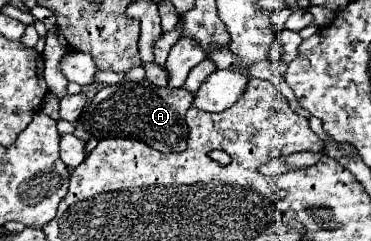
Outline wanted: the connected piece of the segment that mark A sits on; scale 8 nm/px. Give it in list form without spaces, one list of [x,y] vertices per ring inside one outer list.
[[[117,83],[103,87],[95,93],[93,101],[85,105],[77,127],[75,137],[89,139],[107,139],[107,137],[131,137],[149,143],[151,147],[165,151],[175,147],[175,151],[183,151],[187,147],[187,123],[185,113],[193,103],[193,93],[187,89],[171,89],[171,87],[153,87],[149,83]]]

